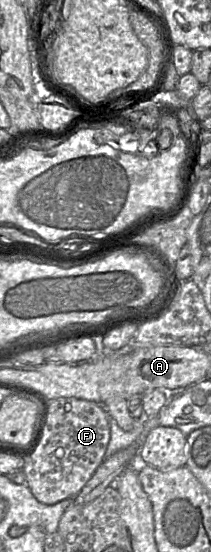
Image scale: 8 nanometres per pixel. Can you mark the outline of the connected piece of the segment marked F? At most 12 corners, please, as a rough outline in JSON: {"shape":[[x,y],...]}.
{"shape":[[47,400],[25,458],[41,503],[74,499],[105,459],[103,405]]}

